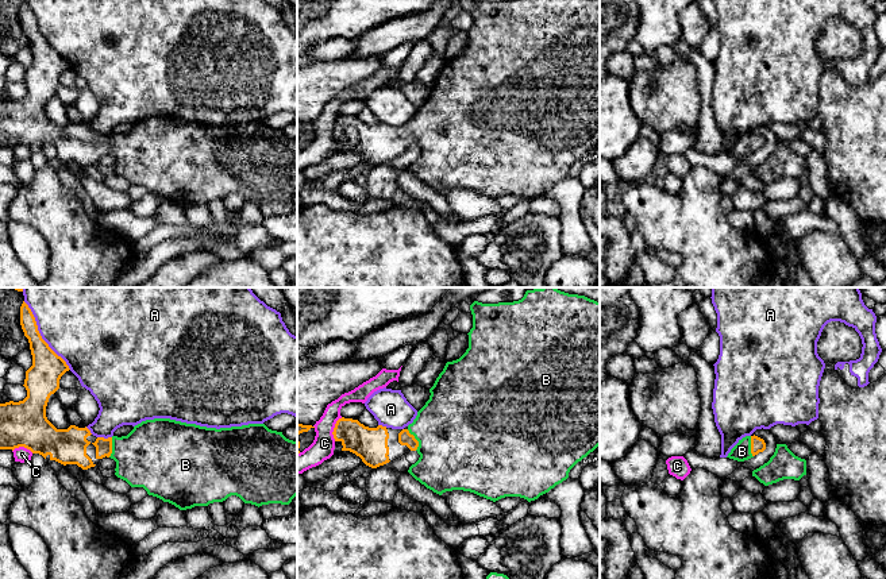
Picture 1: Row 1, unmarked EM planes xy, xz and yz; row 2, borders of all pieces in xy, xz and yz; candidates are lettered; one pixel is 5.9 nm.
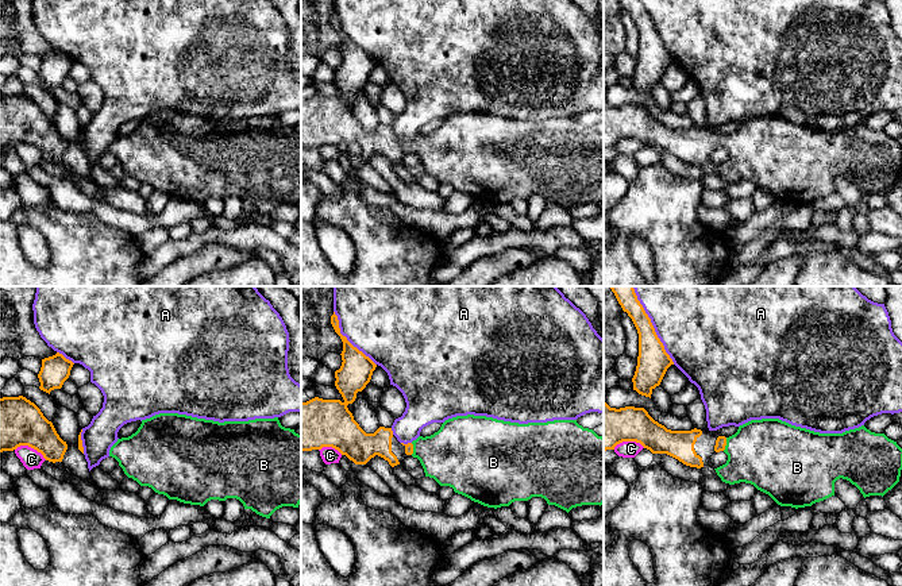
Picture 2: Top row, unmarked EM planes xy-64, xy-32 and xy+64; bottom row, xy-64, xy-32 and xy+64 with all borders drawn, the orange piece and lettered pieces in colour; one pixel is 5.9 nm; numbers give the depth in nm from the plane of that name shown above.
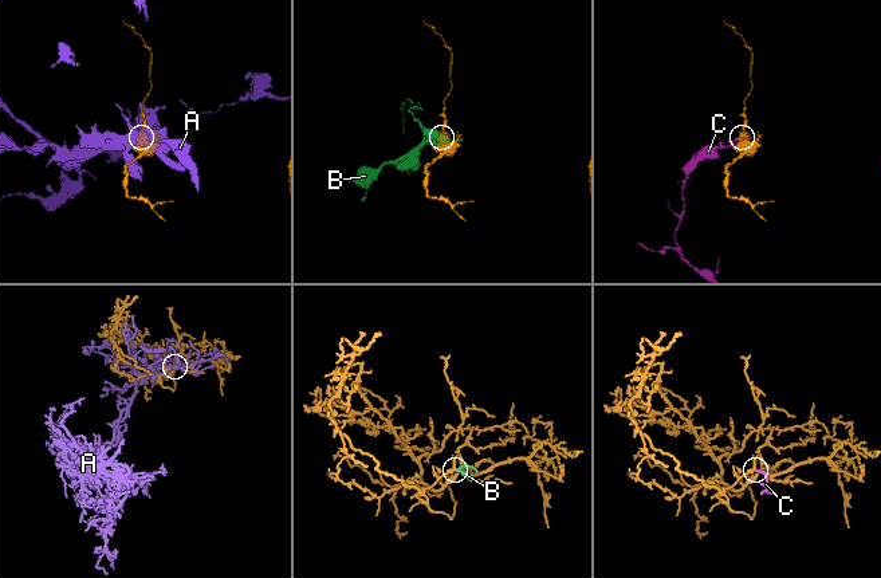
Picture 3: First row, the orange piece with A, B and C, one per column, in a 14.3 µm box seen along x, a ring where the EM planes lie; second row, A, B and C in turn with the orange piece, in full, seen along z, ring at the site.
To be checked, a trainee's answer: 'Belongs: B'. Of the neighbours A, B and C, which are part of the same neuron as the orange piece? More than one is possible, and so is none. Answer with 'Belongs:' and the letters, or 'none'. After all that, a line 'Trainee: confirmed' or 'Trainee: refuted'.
Belongs: B
Trainee: confirmed

